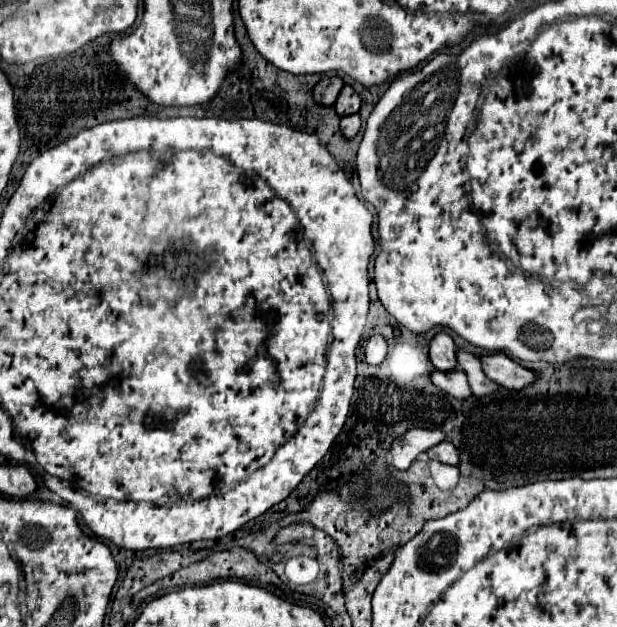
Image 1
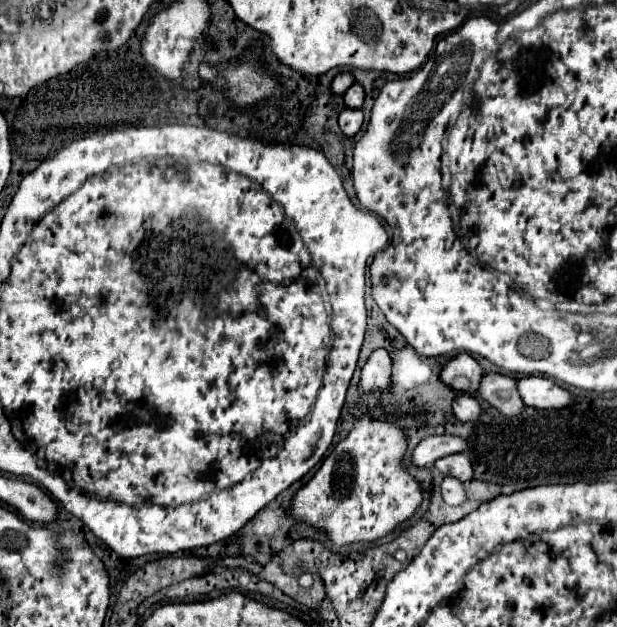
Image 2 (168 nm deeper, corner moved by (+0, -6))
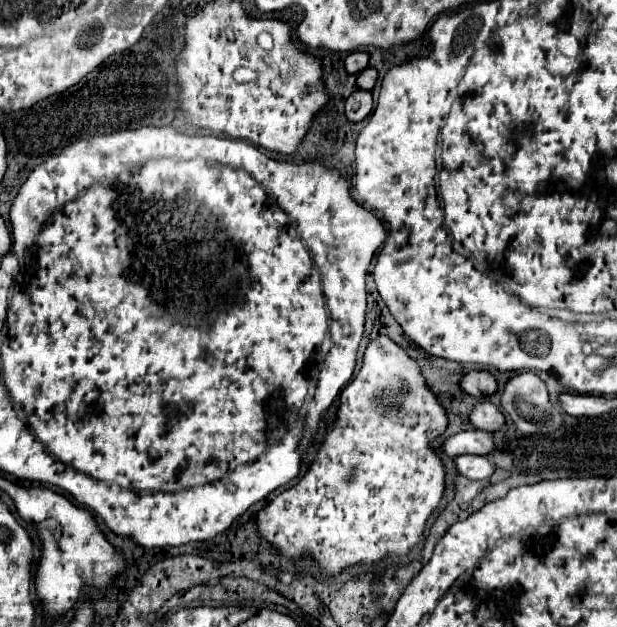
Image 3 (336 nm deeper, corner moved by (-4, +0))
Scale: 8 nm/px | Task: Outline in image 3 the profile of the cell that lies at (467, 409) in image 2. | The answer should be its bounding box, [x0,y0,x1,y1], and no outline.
[469,400,505,432]

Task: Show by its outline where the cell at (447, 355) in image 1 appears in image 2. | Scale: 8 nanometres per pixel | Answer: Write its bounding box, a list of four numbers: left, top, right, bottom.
[441,354,483,394]

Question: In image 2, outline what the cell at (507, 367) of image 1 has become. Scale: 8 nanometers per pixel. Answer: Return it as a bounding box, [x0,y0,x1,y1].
[517,376,575,410]

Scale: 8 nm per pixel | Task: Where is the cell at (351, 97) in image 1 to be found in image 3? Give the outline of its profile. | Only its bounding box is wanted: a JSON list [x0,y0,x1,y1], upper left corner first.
[357,68,377,90]

